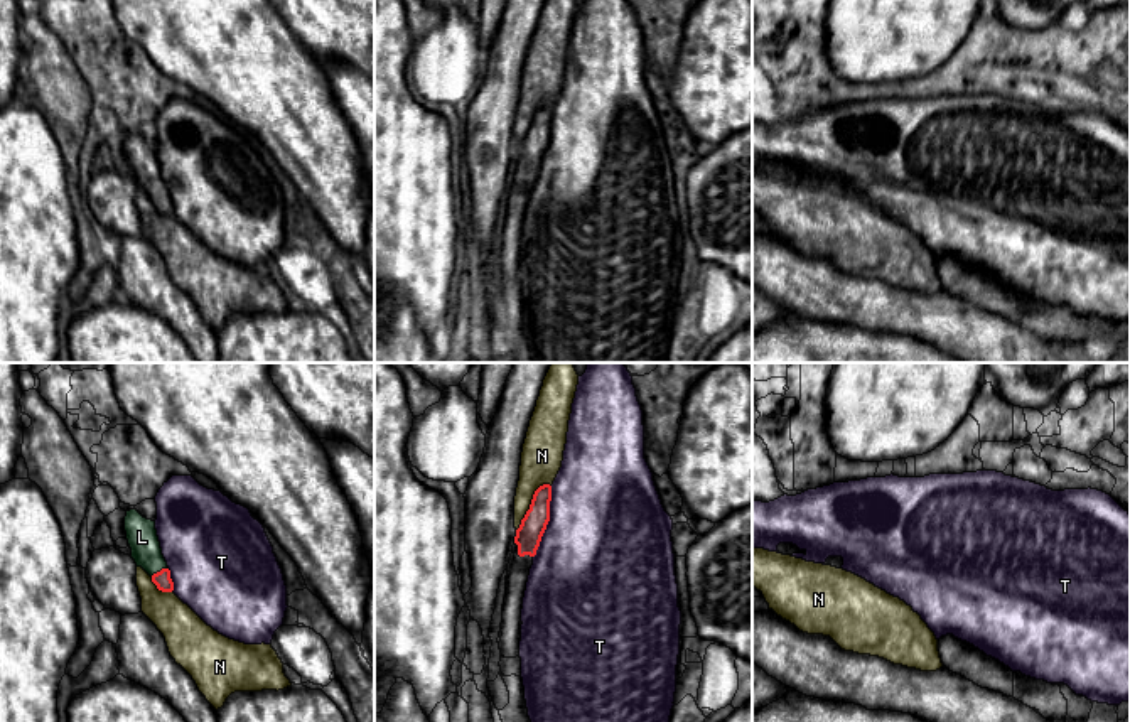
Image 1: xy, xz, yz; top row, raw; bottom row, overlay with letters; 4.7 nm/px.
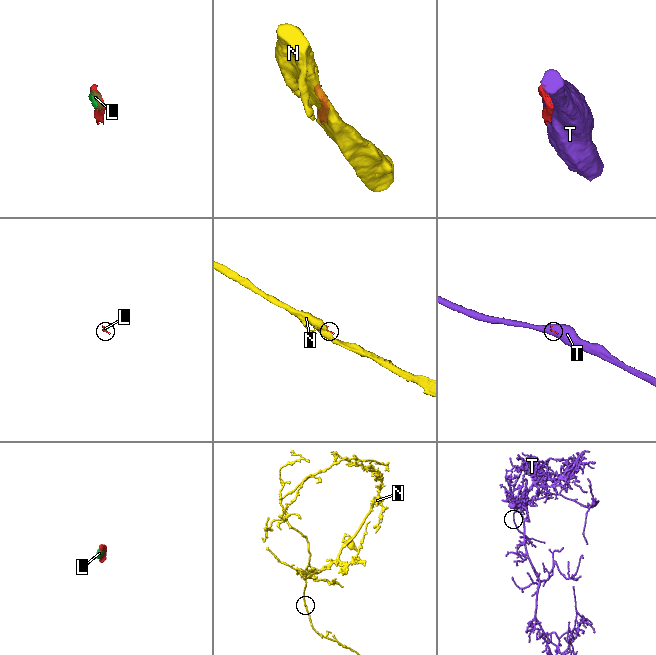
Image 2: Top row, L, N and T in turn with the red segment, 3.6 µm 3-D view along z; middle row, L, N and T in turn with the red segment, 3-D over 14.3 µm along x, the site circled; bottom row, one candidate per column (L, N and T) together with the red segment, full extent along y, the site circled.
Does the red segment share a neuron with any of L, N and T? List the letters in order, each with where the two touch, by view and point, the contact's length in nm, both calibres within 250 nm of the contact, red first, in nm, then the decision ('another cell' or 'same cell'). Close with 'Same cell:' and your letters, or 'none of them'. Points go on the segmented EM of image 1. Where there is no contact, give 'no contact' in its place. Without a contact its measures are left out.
L: contact xy (161, 571); length 100 nm; calibres 80 and 140 nm; same cell
N: contact xz (530, 505); length 280 nm; calibres 120 and 200 nm; another cell
T: contact xz (548, 520); length 360 nm; calibres 120 and 500 nm; another cell
Same cell: L

